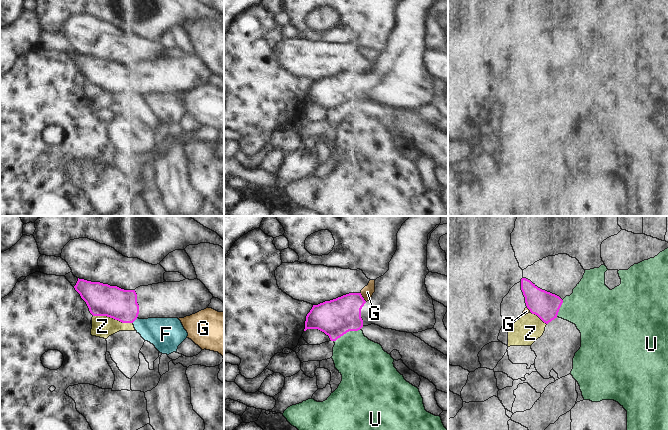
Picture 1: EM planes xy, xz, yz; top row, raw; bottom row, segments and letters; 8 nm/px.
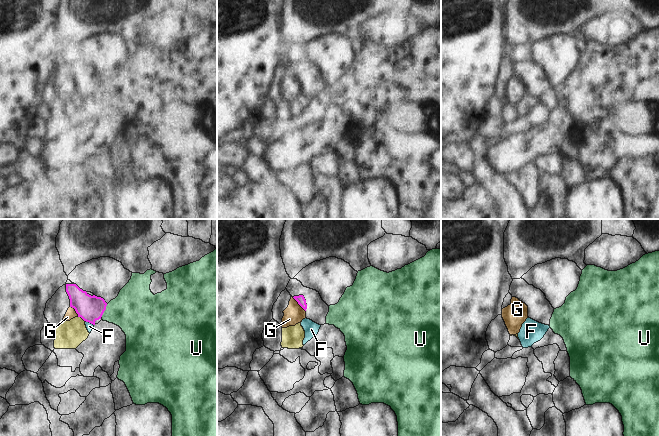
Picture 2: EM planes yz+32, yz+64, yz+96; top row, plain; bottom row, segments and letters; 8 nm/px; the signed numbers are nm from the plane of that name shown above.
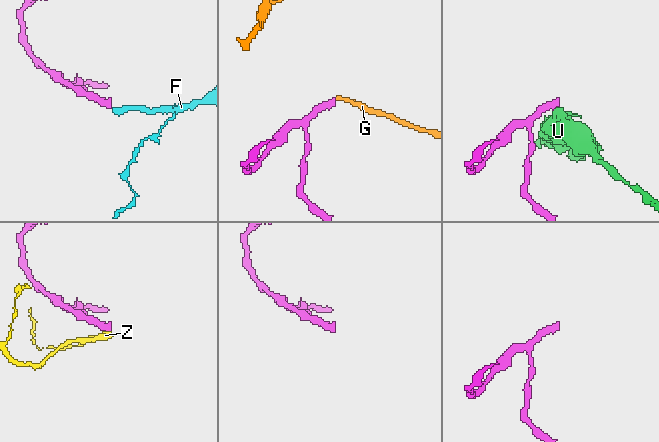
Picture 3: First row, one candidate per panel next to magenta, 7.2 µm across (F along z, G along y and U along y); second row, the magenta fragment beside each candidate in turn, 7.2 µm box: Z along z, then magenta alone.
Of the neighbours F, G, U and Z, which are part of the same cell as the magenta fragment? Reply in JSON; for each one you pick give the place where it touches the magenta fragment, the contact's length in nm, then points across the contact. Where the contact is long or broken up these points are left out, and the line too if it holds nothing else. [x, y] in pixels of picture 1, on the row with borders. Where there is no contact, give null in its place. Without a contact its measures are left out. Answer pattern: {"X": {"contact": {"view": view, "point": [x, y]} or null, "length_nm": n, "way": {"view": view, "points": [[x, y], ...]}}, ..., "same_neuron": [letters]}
{"same_neuron": []}

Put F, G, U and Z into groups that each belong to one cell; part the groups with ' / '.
F Z / G / U

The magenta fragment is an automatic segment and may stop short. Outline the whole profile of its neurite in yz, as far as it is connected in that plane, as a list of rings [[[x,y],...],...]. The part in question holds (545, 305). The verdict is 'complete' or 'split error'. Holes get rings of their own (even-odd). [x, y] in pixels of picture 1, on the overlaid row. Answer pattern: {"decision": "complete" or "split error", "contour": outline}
{"decision": "complete", "contour": [[[526,278],[521,279],[521,290],[526,306],[532,314],[537,315],[546,324],[557,318],[563,303],[559,296],[538,288]]]}

